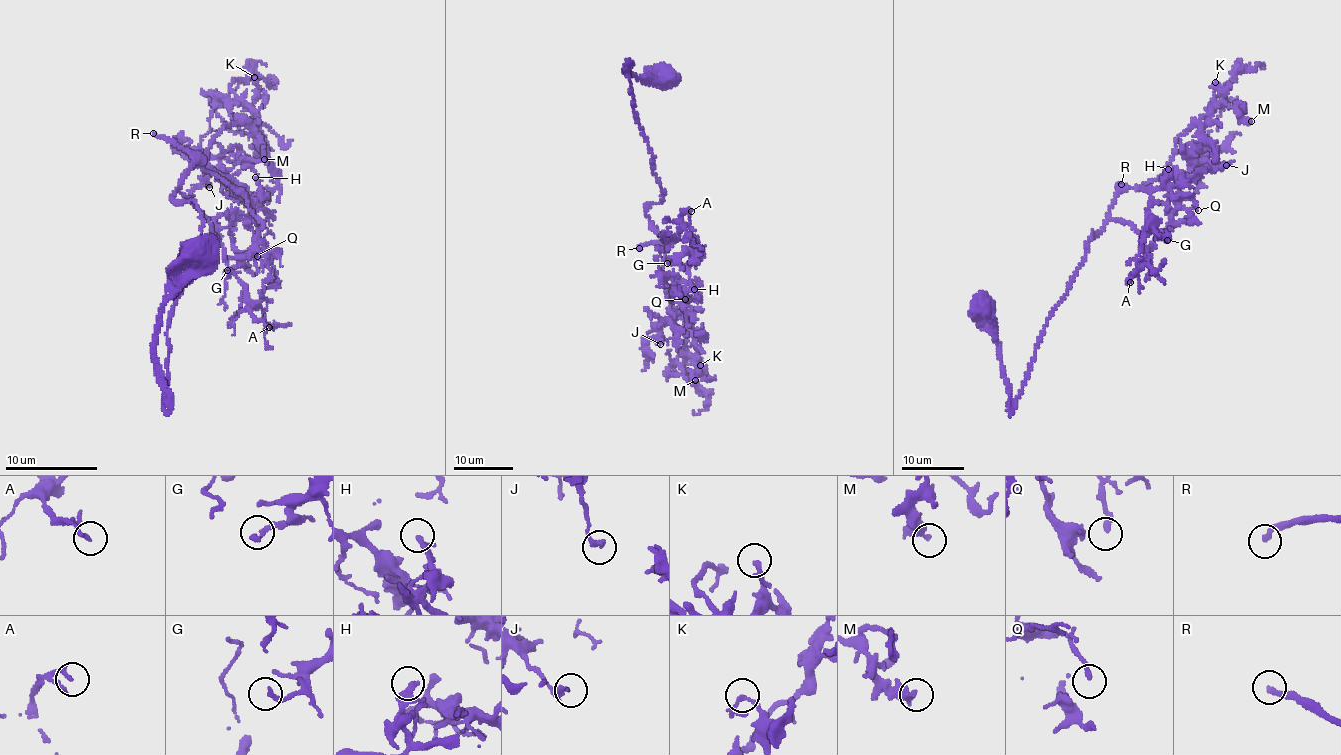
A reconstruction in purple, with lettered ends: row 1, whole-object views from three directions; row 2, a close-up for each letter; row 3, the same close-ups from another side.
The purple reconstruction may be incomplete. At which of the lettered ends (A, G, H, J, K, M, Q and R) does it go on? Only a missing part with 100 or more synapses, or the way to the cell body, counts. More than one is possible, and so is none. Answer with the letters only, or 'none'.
R

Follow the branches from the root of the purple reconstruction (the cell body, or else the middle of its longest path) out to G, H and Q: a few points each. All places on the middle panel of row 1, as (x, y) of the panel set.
G: (664, 78), (625, 66), (663, 192), (646, 214), (666, 257), (688, 265), (696, 257), (686, 251), (667, 263)
H: (664, 78), (635, 76), (625, 66), (663, 192), (646, 214), (665, 241), (666, 257), (683, 267), (694, 289)
Q: (664, 78), (625, 66), (663, 192), (646, 214), (666, 257), (689, 274), (691, 282), (678, 282), (685, 299)

